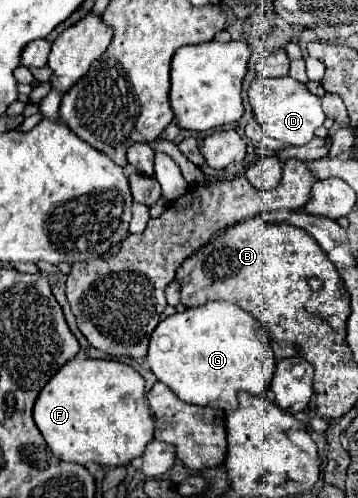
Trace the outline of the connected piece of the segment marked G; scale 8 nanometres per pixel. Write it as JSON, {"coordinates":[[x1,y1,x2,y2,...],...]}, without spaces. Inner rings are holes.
{"coordinates":[[206,301,158,323,148,347,150,371,182,401,194,405,236,409,238,391,260,395,272,381,276,361,258,321,234,303]]}

